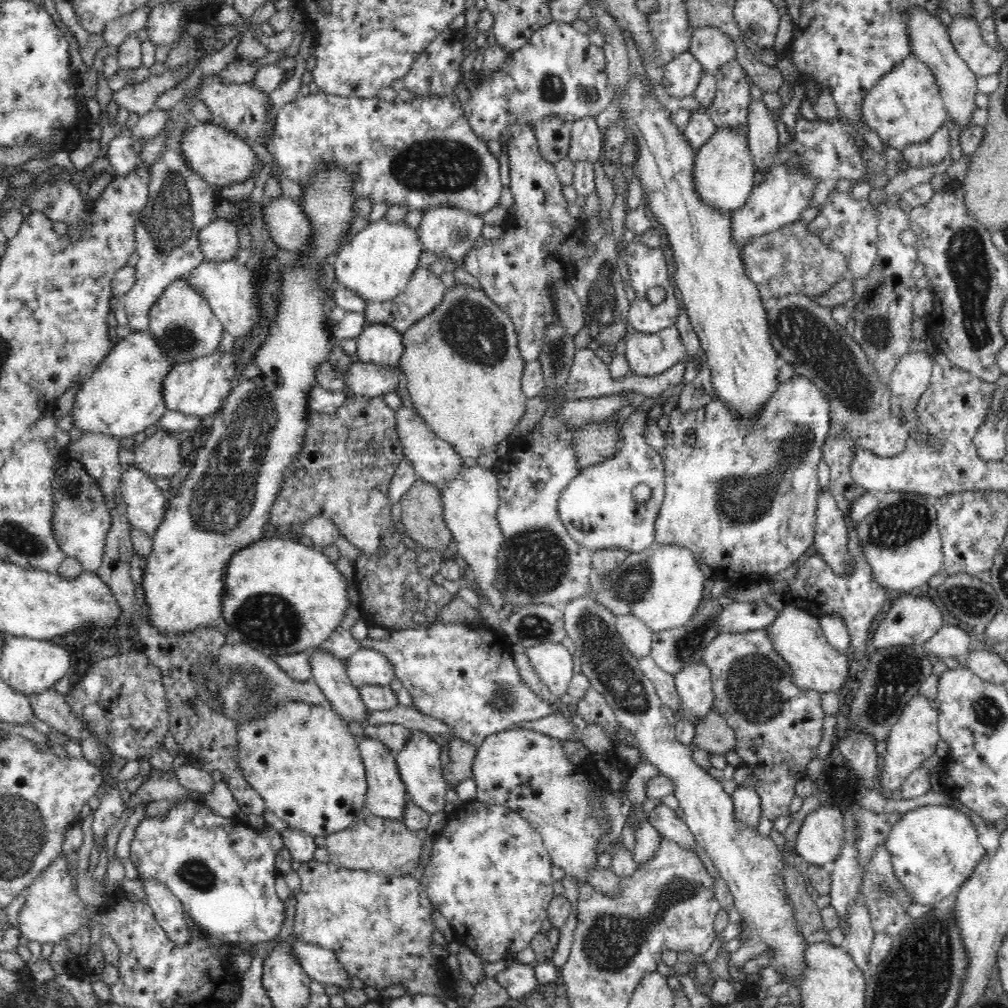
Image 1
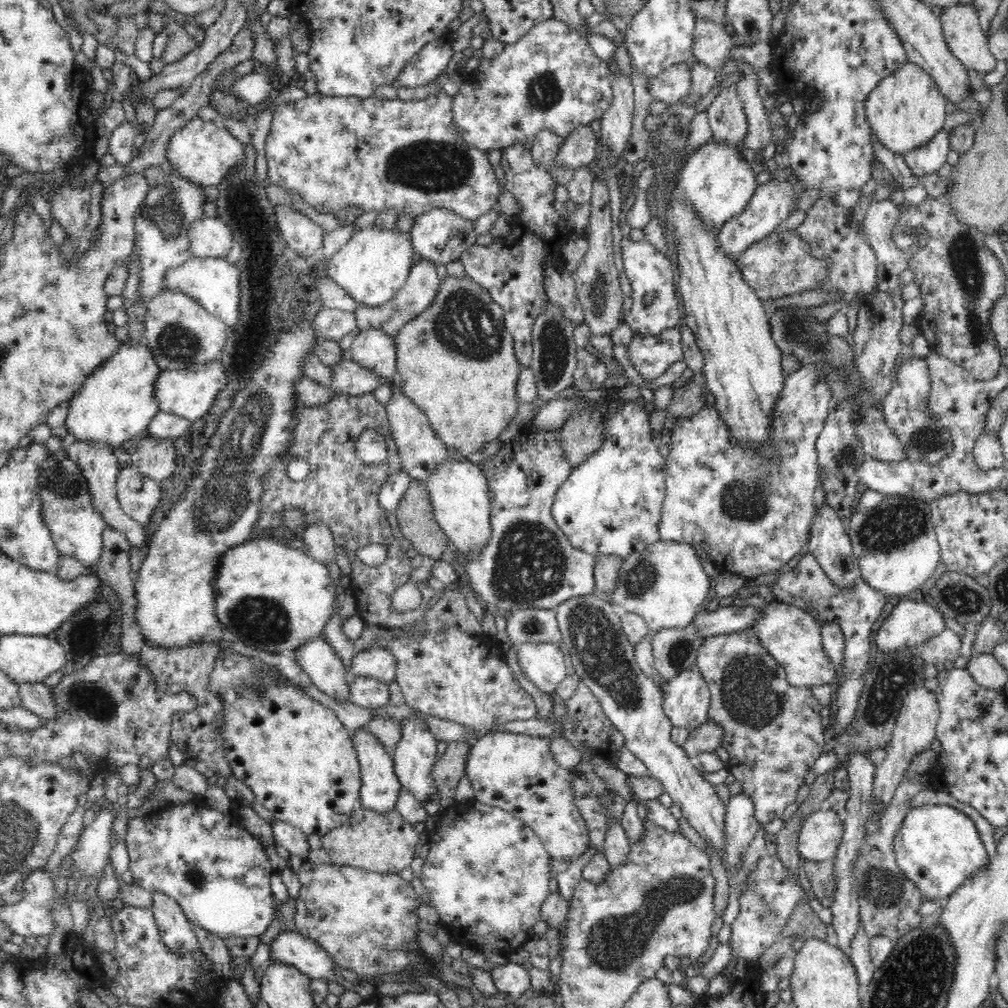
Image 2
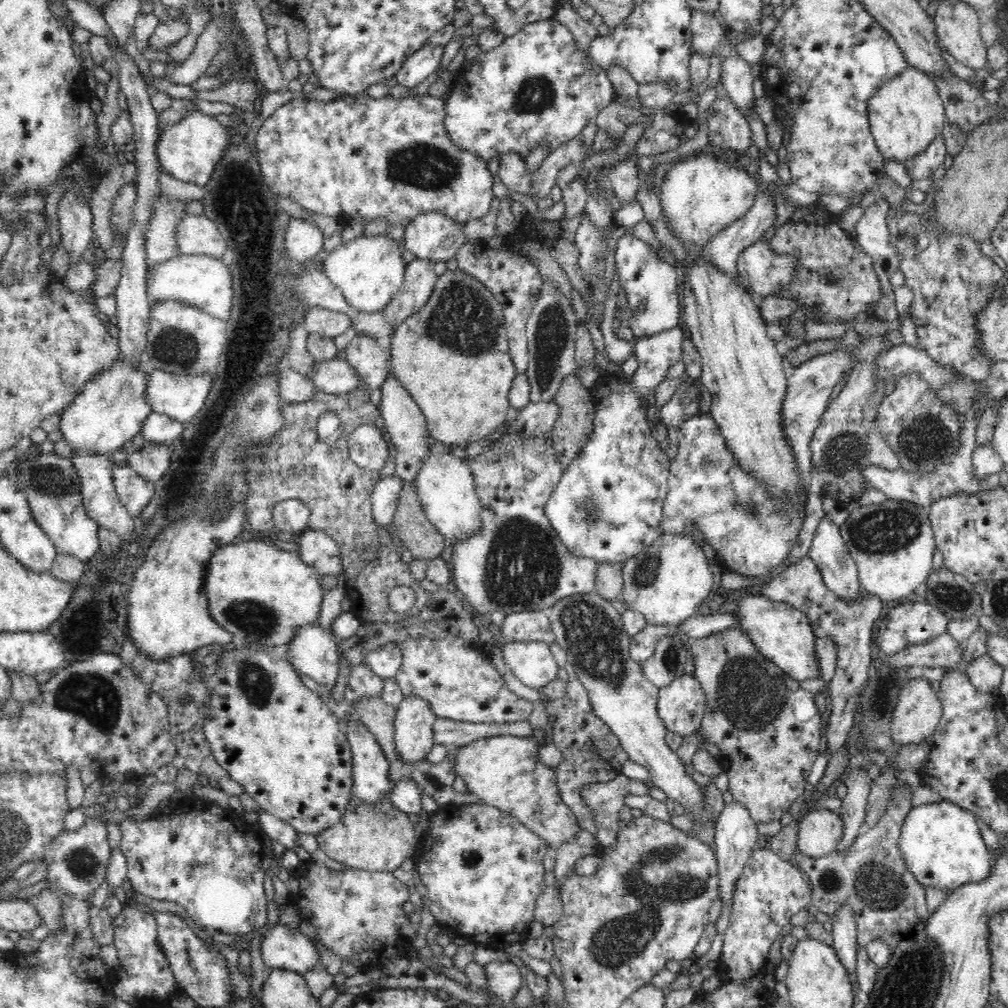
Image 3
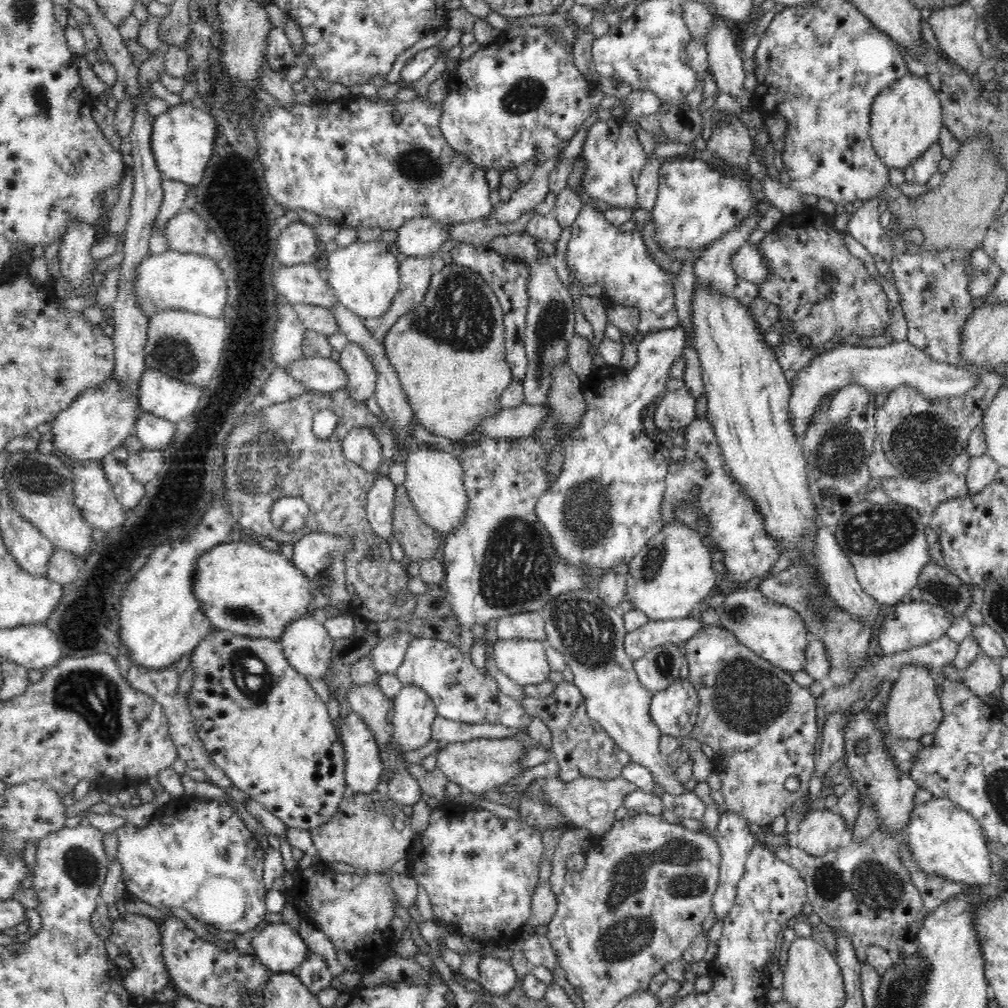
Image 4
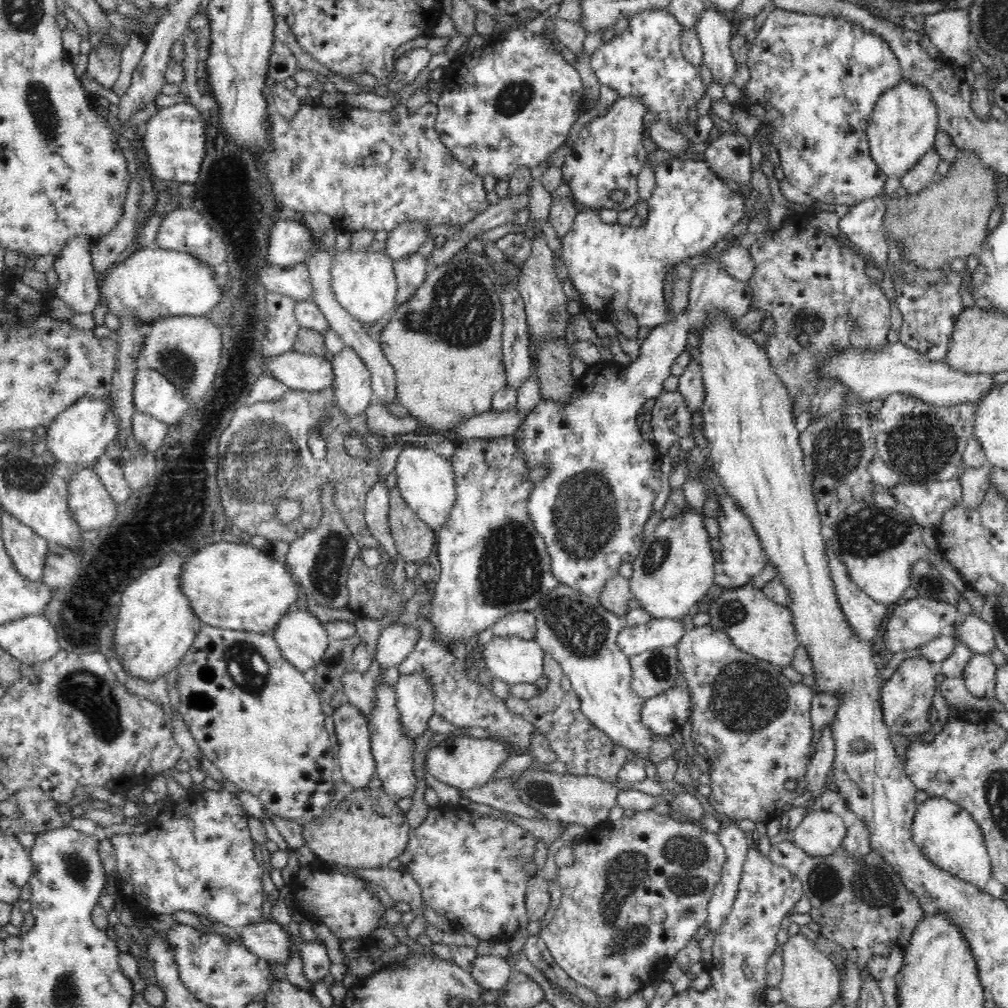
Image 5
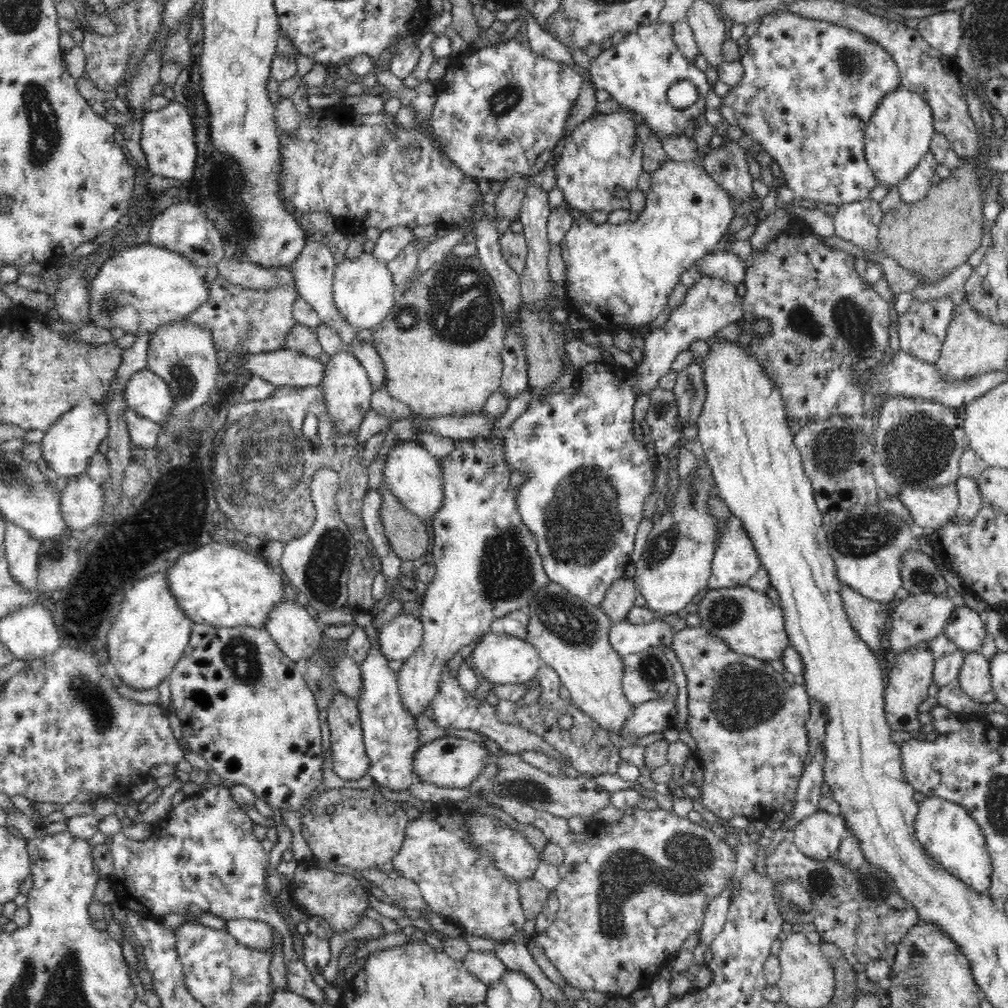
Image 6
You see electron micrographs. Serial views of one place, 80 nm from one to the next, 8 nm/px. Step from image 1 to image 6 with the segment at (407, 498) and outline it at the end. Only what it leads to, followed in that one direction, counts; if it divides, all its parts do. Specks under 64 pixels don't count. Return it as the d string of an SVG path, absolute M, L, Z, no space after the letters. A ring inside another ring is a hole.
M389 489L382 492L379 515L396 556L416 562L426 554L430 542L428 528Z

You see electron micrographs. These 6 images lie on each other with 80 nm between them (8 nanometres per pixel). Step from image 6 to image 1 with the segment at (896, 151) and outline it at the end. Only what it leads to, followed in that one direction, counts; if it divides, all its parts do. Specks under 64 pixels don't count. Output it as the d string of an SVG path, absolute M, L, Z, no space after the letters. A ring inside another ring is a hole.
M914 55L887 72L870 89L862 102L861 119L866 126L876 132L884 144L900 151L910 144L929 140L948 118L948 111L933 72Z

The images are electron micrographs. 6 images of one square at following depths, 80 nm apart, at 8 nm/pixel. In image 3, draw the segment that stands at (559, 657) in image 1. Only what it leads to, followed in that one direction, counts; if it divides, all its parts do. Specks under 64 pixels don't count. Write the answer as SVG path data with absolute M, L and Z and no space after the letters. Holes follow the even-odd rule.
M508 641L501 650L506 666L526 686L538 690L558 679L560 668L547 643Z

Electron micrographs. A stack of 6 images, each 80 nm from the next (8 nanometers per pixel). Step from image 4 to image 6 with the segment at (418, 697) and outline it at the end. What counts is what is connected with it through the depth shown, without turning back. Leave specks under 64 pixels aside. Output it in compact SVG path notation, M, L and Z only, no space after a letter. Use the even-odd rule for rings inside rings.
M503 435L476 437L457 441L455 449L439 459L443 476L441 507L432 521L434 546L431 550L435 564L434 578L427 584L419 610L423 624L421 645L404 662L398 674L398 690L404 707L412 717L431 706L438 694L444 664L464 646L490 631L497 618L509 612L525 610L533 596L551 580L546 576L536 537L522 522L516 508L517 491L509 489L511 470L503 455Z

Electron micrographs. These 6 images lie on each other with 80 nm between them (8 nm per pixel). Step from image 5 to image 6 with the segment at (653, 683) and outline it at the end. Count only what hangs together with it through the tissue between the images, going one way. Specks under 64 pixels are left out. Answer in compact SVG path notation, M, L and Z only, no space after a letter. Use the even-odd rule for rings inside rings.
M660 646L626 655L622 659L622 688L632 706L667 696L673 681L672 665Z

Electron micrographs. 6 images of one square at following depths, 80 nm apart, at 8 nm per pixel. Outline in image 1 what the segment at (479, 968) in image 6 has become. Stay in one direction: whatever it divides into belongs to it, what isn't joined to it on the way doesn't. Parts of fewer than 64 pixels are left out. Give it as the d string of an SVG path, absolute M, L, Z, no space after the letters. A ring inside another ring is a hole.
M514 963L494 977L509 992L511 999L521 999L537 987L533 964Z

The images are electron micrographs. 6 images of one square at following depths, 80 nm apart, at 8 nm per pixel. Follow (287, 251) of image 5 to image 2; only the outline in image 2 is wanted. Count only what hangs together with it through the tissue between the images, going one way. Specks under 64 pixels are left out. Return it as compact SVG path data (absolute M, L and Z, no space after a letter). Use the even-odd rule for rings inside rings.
M278 205L274 209L280 235L298 256L312 256L323 247L325 230L318 223L289 206Z

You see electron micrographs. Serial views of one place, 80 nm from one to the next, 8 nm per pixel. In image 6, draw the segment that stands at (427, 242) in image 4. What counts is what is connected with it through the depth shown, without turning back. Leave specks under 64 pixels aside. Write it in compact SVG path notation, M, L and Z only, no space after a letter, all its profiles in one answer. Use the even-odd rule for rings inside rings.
M397 226L382 231L380 237L375 241L372 248L372 256L380 259L388 265L392 260L395 260L398 253L414 239L418 239L412 233L412 228L409 226Z

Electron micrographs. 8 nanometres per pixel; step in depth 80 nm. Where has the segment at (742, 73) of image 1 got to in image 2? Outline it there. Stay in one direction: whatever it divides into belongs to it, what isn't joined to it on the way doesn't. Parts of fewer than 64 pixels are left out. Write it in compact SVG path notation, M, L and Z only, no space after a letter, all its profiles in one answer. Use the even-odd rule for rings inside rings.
M735 83L714 98L706 109L711 135L718 142L744 143L748 134L748 121Z

